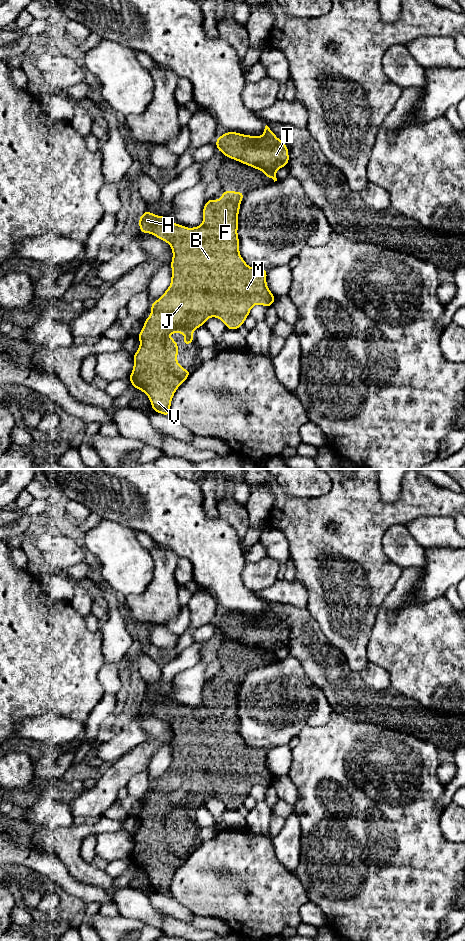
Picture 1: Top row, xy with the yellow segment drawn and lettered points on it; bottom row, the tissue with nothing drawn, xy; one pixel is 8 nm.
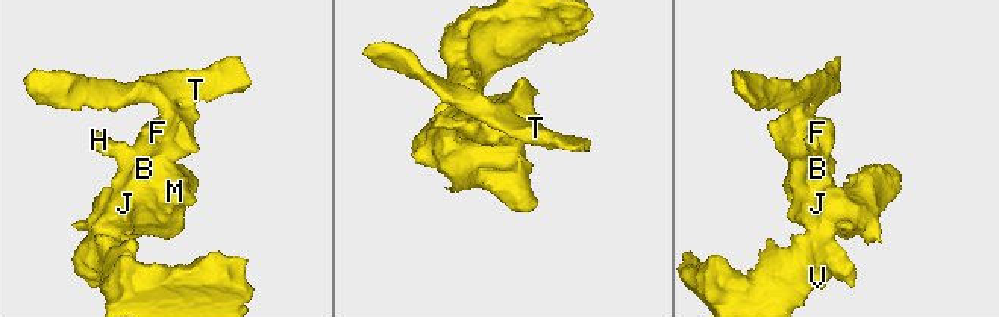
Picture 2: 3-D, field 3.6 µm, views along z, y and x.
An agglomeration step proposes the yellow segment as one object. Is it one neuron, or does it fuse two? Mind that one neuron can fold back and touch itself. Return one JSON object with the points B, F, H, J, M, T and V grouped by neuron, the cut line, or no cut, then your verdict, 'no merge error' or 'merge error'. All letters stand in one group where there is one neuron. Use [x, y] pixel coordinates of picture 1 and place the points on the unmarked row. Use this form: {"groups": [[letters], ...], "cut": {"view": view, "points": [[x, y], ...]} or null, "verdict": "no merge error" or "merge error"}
{"groups": [["B", "F", "H", "J", "M", "T", "V"]], "cut": null, "verdict": "no merge error"}

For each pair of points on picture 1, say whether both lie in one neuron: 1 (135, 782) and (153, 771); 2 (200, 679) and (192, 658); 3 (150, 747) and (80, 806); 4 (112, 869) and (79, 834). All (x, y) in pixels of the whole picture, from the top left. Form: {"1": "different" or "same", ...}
{"1": "different", "2": "different", "3": "same", "4": "different"}

